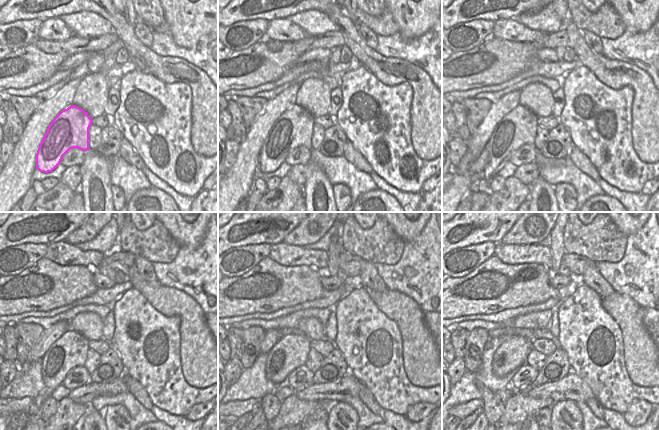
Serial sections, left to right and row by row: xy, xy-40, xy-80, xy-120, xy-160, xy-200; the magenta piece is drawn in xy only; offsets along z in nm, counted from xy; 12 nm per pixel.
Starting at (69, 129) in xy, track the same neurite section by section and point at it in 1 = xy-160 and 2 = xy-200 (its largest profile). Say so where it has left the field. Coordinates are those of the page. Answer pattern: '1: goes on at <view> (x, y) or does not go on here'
1: goes on at xy-160 (291, 352)
2: goes on at xy-200 (512, 354)

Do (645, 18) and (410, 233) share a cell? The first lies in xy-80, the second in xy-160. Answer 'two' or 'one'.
one

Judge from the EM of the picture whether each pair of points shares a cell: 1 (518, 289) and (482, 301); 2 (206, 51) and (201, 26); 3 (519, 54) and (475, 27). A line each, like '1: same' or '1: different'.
1: same
2: different
3: different

